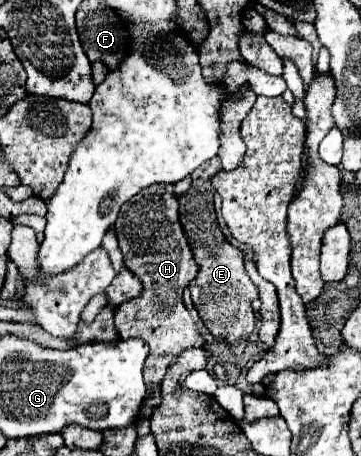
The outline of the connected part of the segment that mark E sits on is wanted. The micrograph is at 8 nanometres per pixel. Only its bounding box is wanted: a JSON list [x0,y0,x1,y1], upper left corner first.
[180,186,258,356]

